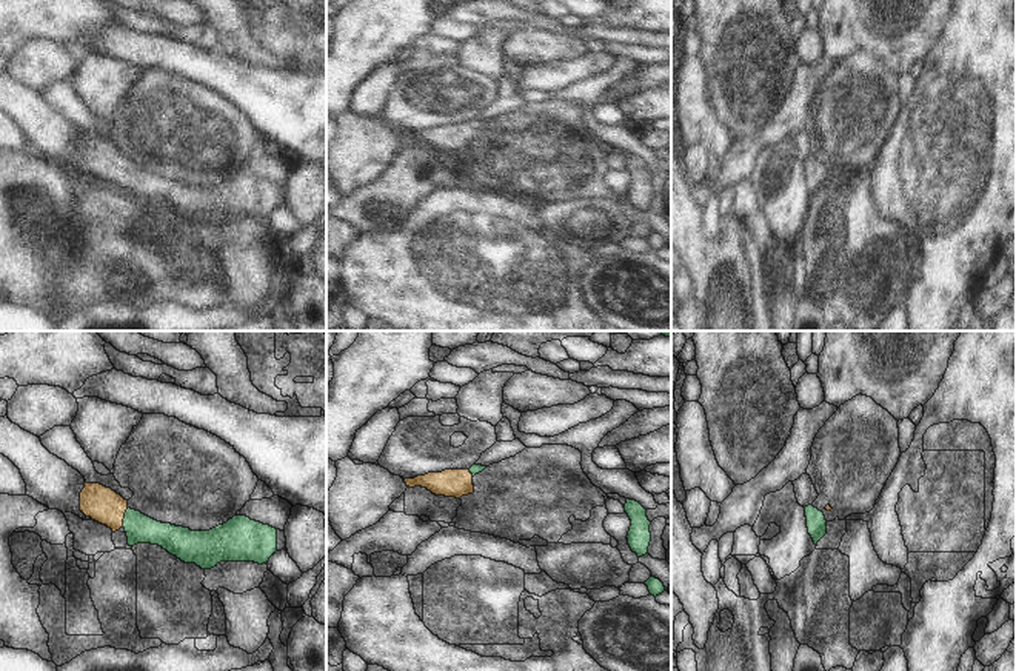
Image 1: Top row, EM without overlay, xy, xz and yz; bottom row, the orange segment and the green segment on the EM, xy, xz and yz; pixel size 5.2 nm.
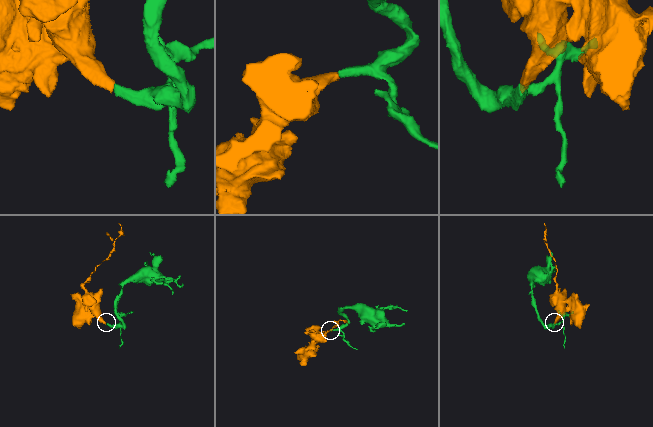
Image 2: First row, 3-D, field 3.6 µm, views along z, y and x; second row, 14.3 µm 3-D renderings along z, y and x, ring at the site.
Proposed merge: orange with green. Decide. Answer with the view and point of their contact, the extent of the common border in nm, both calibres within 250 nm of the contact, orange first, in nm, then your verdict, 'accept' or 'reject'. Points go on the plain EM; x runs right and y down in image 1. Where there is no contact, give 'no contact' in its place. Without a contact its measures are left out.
xy (123, 173) | 100 nm | 190/150 nm | accept

